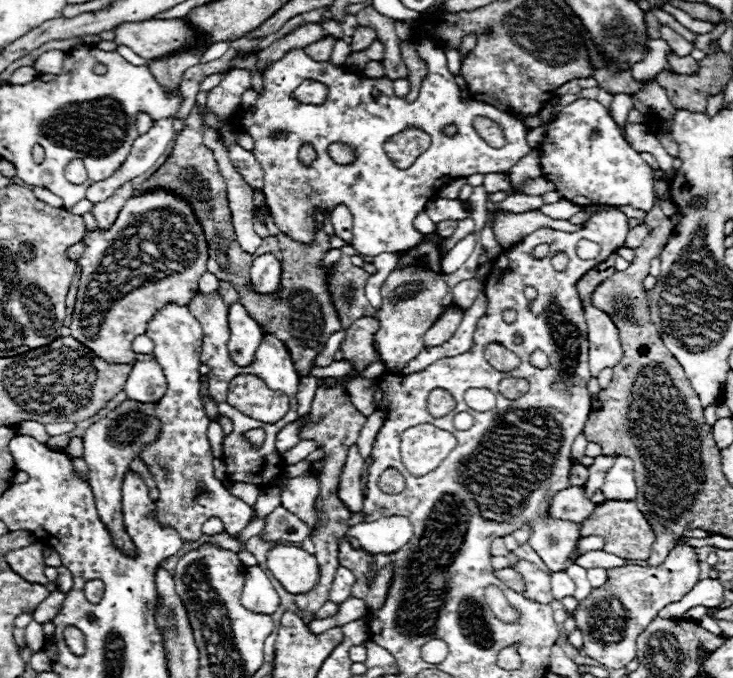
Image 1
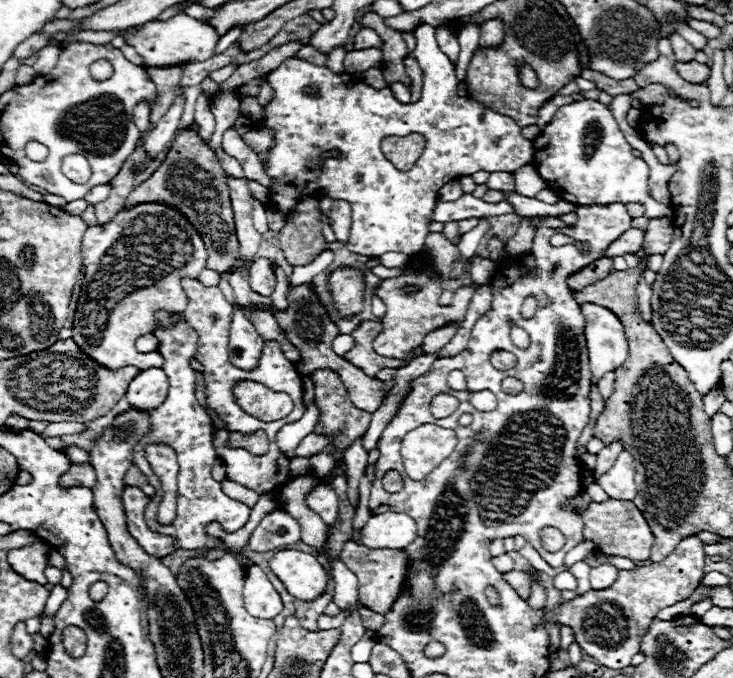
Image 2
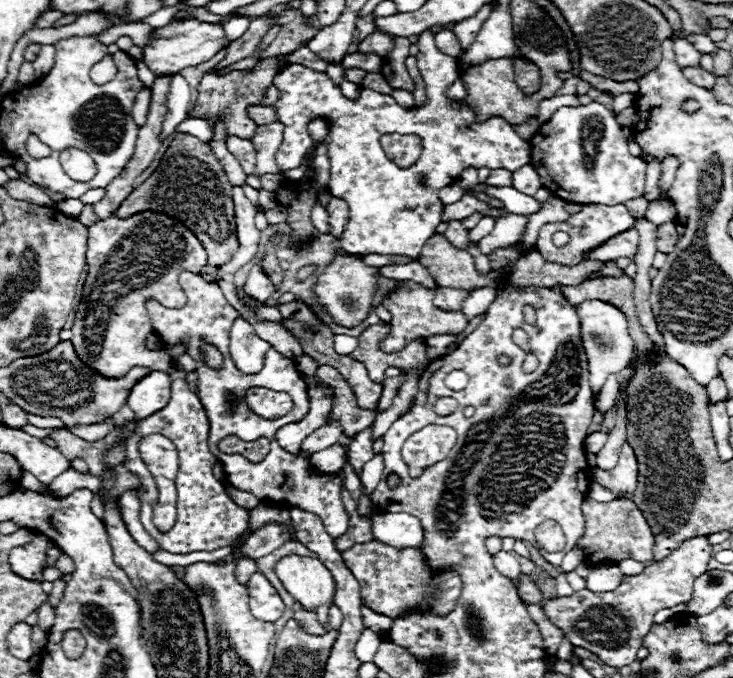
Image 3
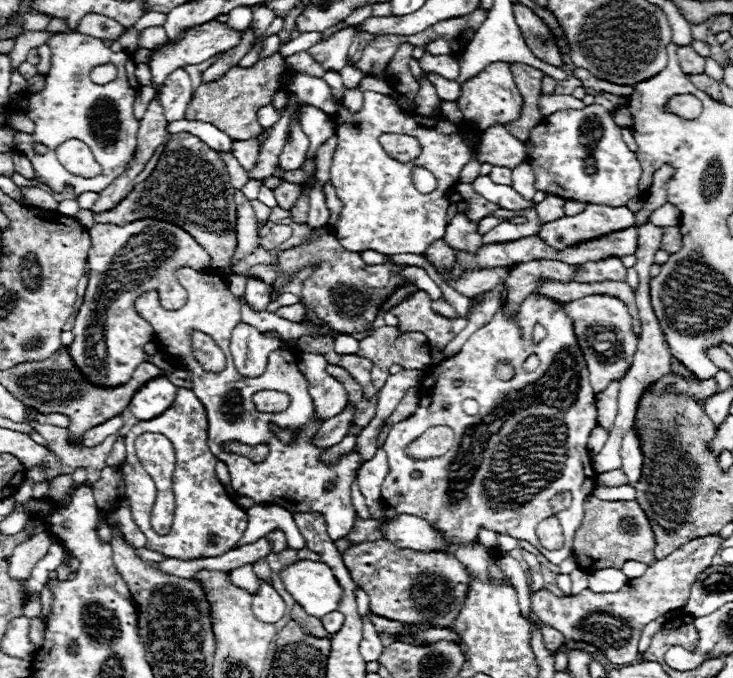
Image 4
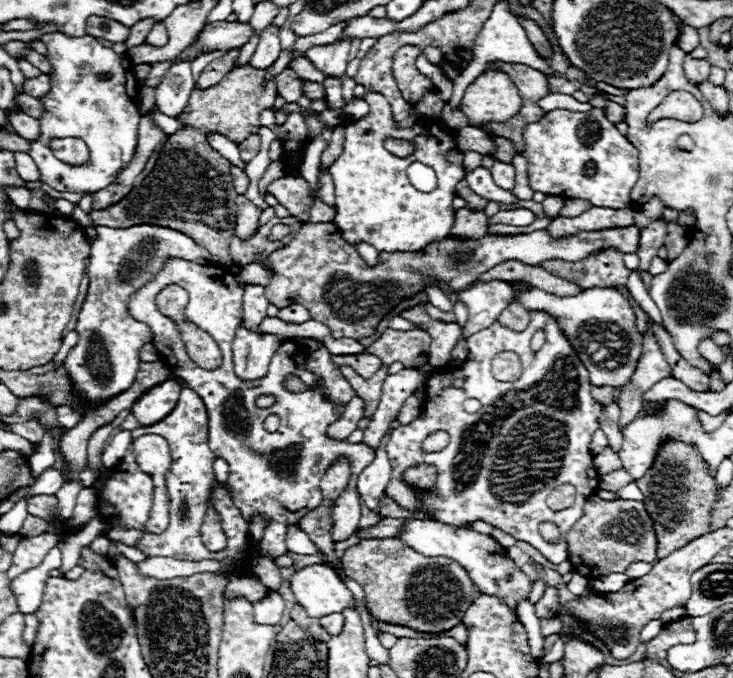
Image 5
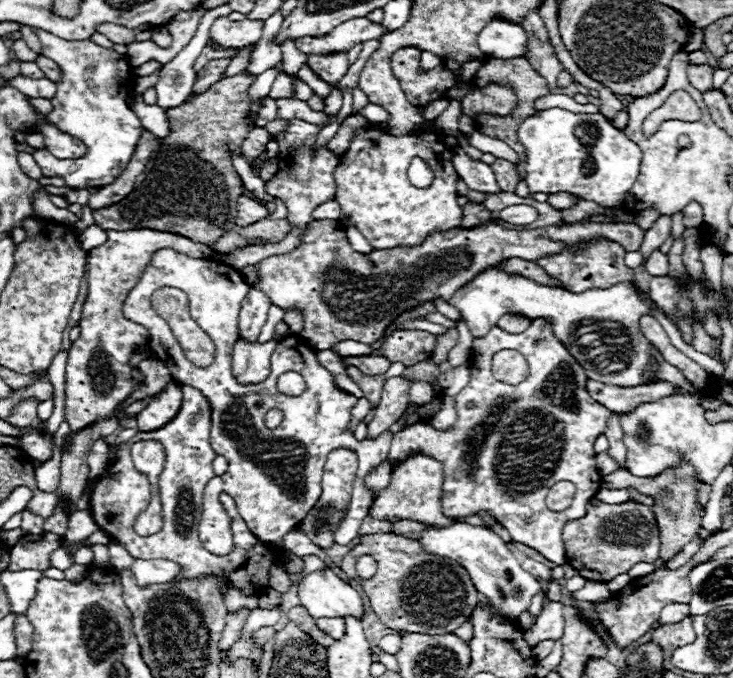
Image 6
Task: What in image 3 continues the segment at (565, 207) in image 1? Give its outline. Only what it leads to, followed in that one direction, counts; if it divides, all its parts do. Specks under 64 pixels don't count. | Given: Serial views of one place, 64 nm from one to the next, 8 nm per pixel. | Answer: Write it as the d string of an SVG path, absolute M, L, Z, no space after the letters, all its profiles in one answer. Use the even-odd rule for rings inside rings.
M488 186L484 188L484 194L490 198L498 198L504 202L504 208L512 214L534 214L540 208L540 202L532 196L526 196L512 186Z

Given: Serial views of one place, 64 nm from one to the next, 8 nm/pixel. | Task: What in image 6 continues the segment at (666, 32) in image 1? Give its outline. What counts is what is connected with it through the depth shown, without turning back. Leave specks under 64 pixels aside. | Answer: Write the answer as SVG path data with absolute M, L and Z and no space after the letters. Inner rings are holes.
M704 64L704 66L688 66L688 80L690 80L690 84L696 88L696 90L700 90L702 94L706 92L706 90L710 90L710 88L714 88L712 86L712 74L714 74L714 70L708 66L708 64Z

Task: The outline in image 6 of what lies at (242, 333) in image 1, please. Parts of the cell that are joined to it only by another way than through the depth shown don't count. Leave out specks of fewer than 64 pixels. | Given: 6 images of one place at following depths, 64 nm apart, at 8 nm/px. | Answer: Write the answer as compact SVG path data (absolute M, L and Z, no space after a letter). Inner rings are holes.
M238 340L232 354L232 374L238 384L258 384L270 374L270 356L278 342L268 340L264 344L246 344Z

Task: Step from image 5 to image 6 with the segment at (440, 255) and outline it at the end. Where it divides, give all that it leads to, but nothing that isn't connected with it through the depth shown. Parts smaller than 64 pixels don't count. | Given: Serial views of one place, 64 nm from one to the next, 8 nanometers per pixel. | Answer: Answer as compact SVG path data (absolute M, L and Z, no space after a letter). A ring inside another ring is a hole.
M314 220L306 228L302 244L294 252L270 256L256 264L258 280L252 286L262 290L274 306L280 306L282 310L300 310L304 318L304 330L300 336L306 338L316 350L326 350L342 340L374 344L382 340L386 328L402 312L424 302L434 302L436 298L448 302L456 288L462 288L468 280L472 280L472 276L476 276L476 272L480 272L480 268L488 268L488 264L508 258L536 262L540 256L558 252L564 244L590 240L592 236L608 236L608 240L616 240L632 252L640 250L644 230L636 224L600 222L510 230L500 226L498 220L490 220L476 228L430 232L426 240L414 248L396 246L360 254L352 250L338 220Z

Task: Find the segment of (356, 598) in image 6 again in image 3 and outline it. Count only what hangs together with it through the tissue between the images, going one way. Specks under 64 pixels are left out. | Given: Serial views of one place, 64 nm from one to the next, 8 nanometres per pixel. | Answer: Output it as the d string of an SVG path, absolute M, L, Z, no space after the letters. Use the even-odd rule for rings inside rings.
M292 554L276 564L276 574L294 600L298 600L306 610L314 610L322 624L328 622L336 584L330 570L320 560Z

